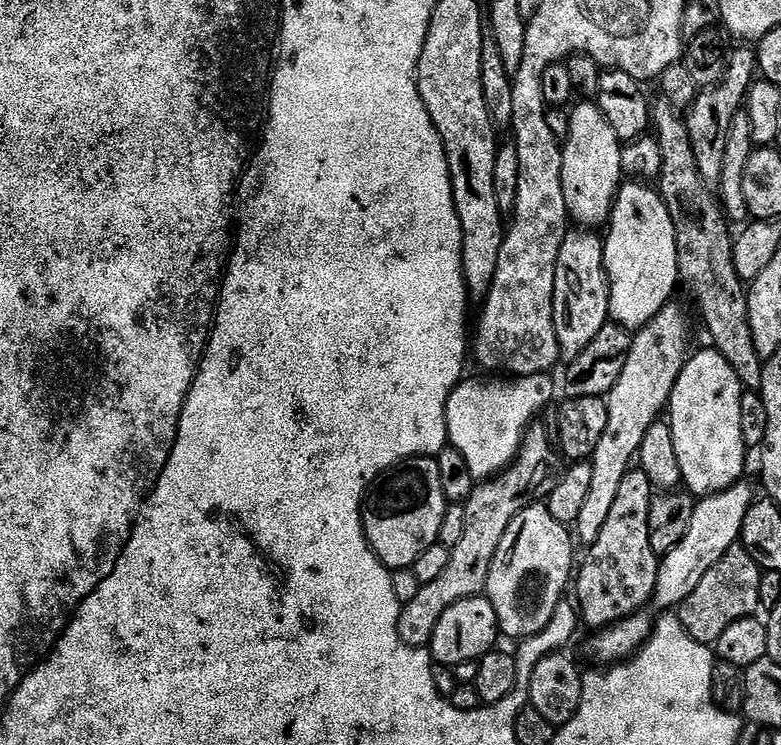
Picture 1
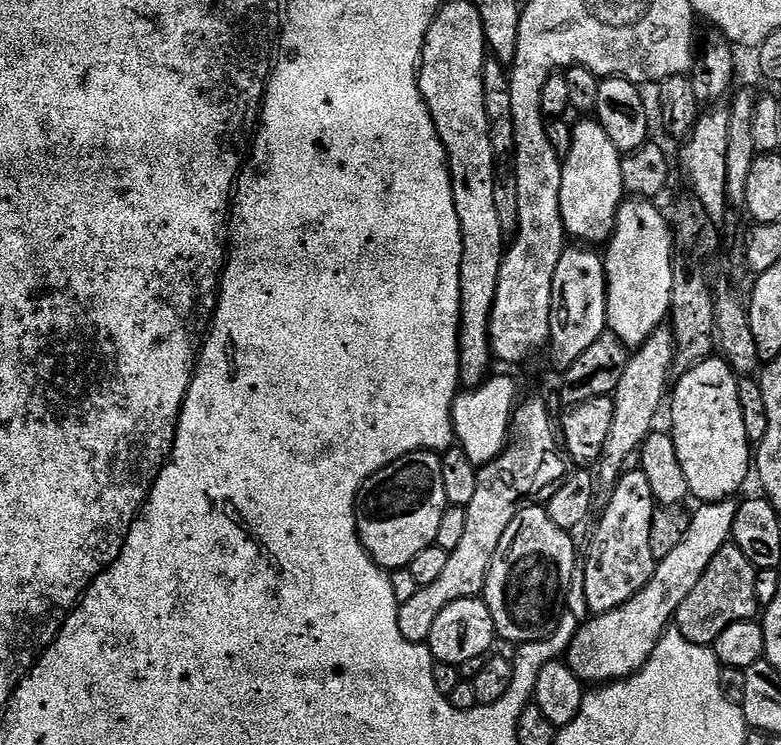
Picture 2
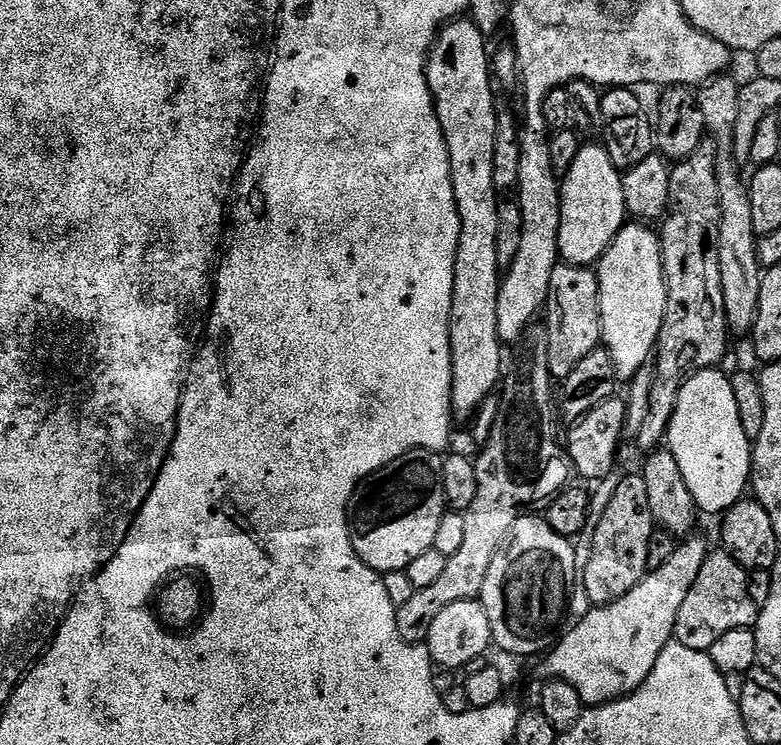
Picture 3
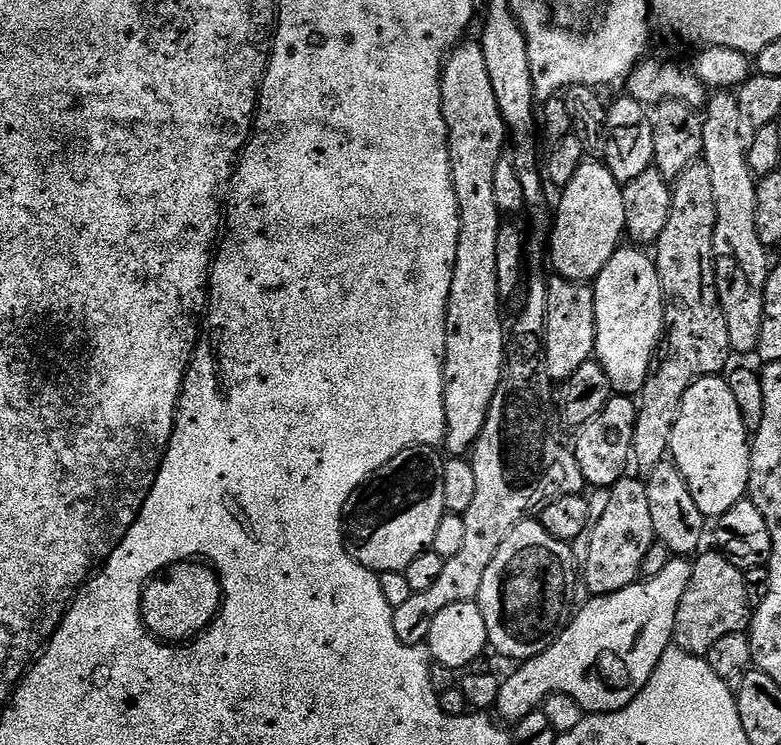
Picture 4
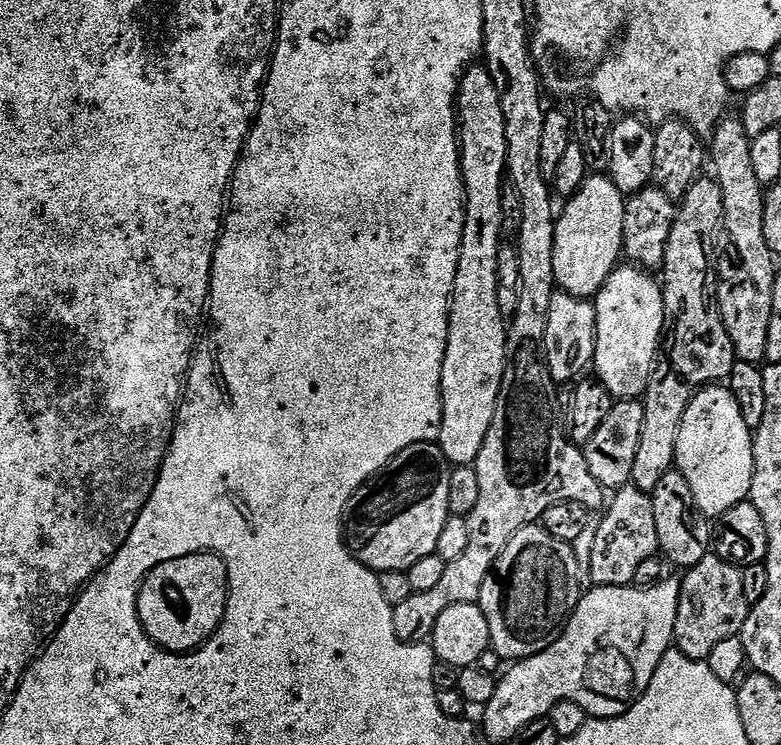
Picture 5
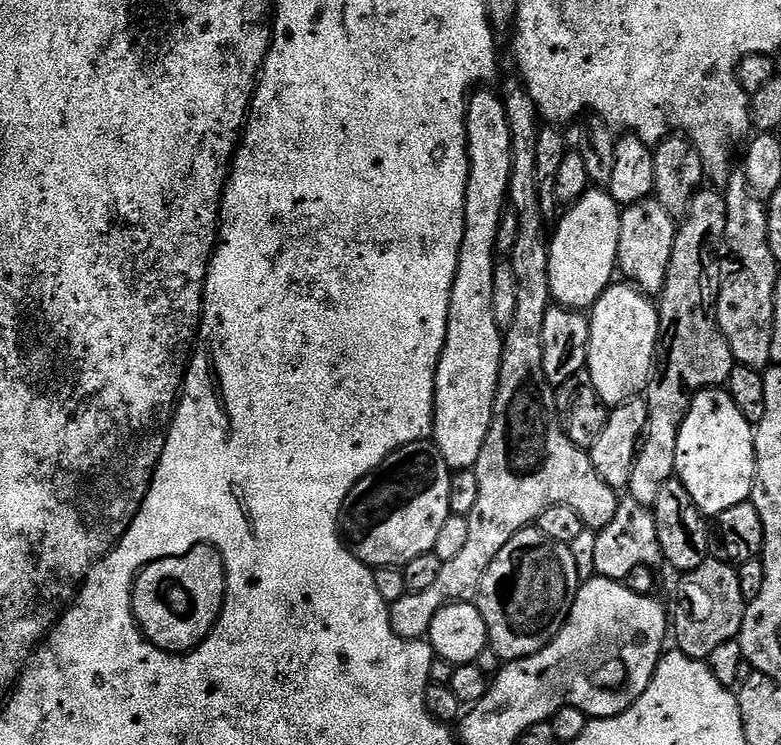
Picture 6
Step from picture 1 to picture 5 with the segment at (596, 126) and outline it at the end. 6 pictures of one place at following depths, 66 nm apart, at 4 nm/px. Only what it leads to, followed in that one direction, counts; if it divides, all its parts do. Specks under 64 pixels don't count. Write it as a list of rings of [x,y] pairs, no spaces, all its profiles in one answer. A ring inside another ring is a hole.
[[[592,174],[584,181],[573,196],[567,197],[568,204],[559,213],[556,221],[556,237],[554,238],[554,278],[556,287],[561,292],[569,292],[575,296],[595,298],[602,290],[606,278],[616,271],[622,260],[624,251],[624,202],[625,195],[614,186],[607,175]]]

